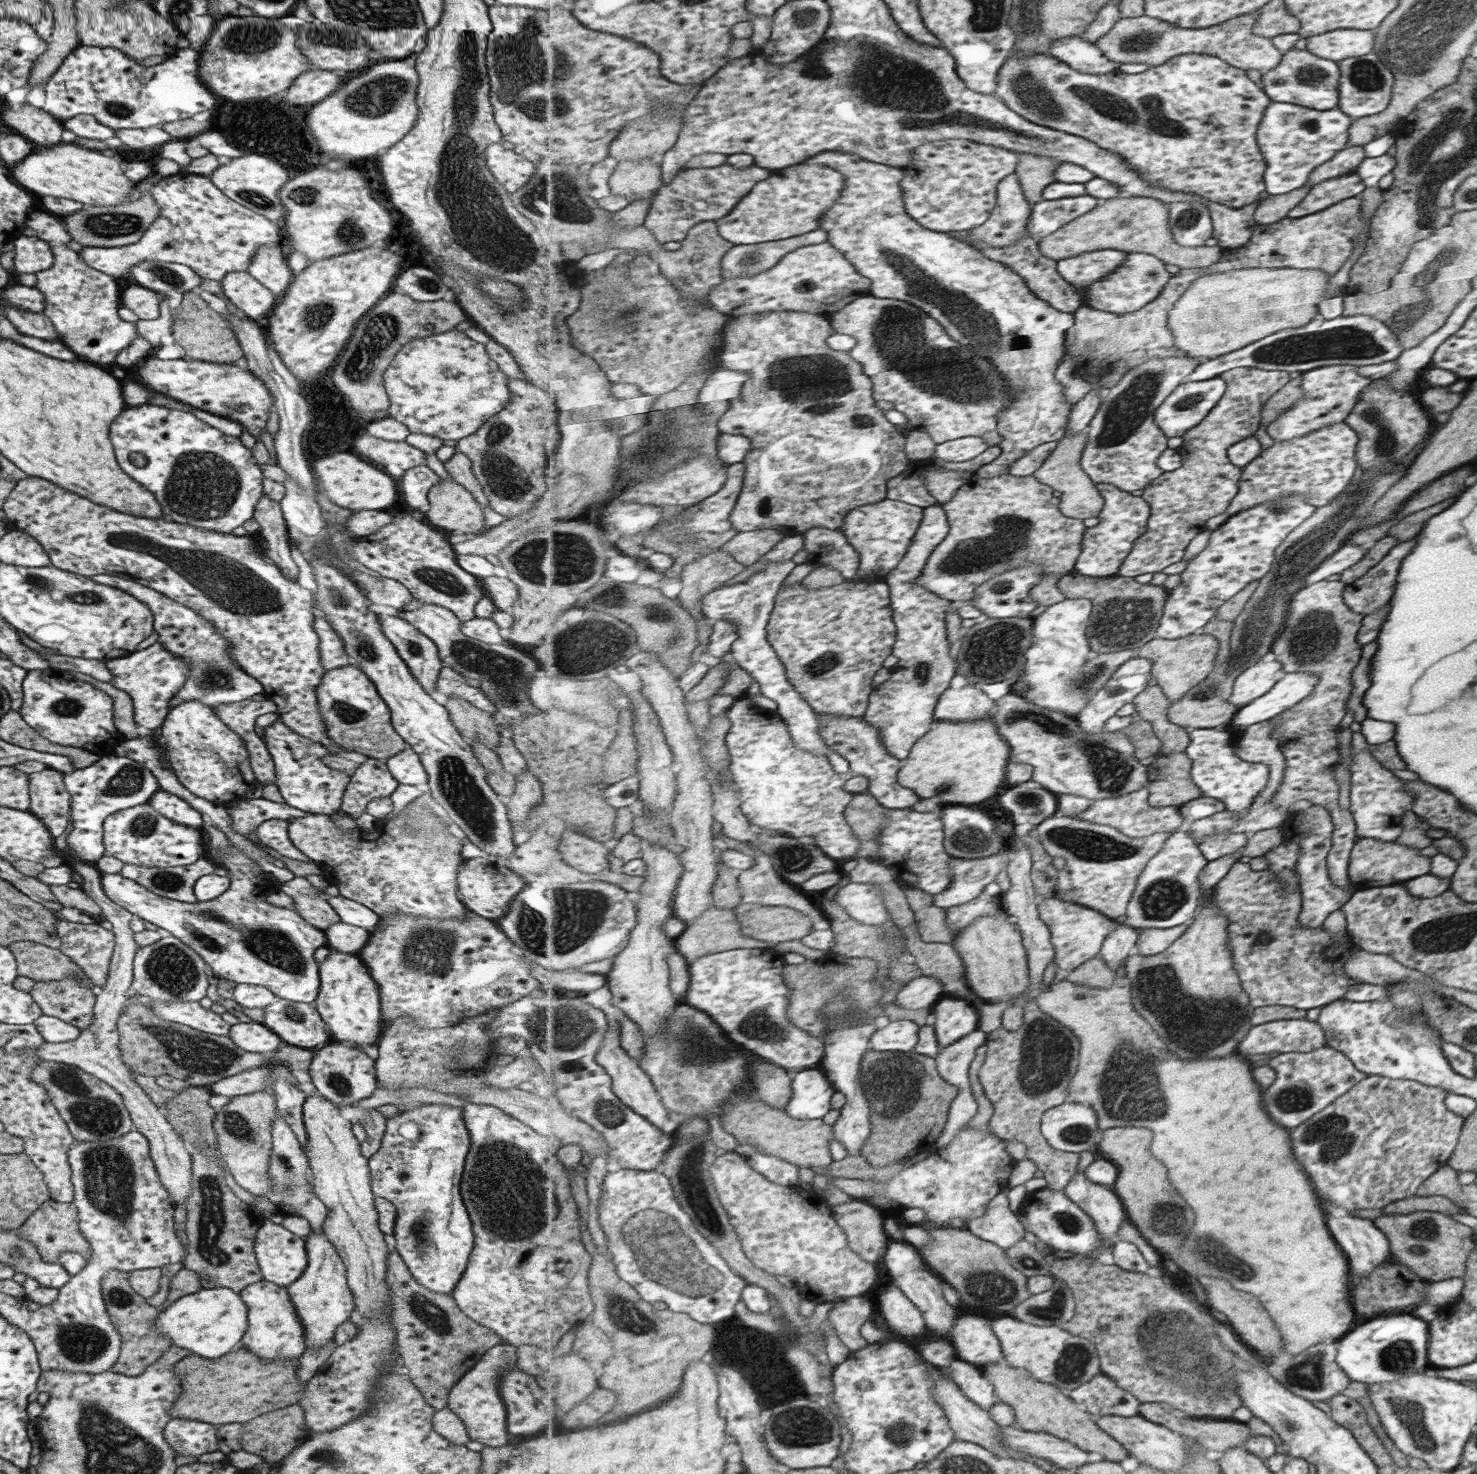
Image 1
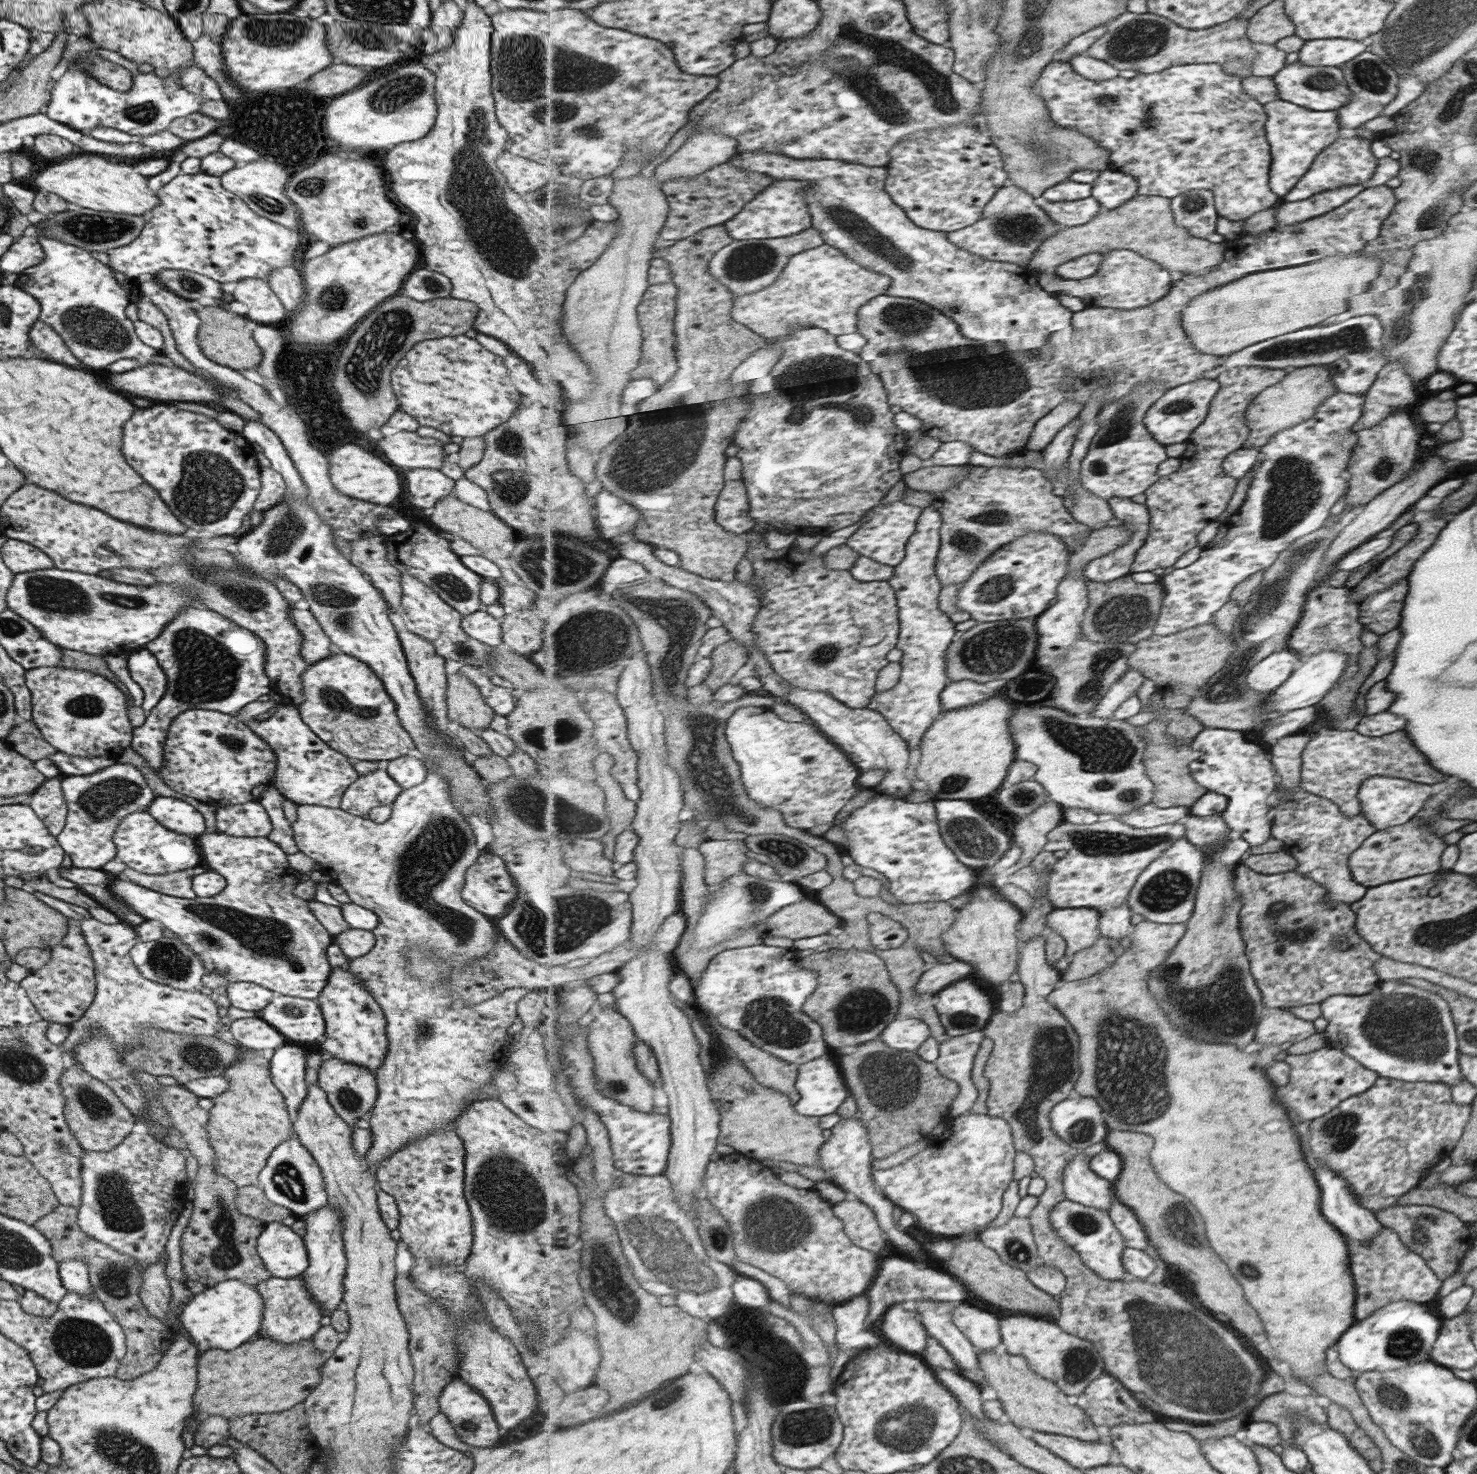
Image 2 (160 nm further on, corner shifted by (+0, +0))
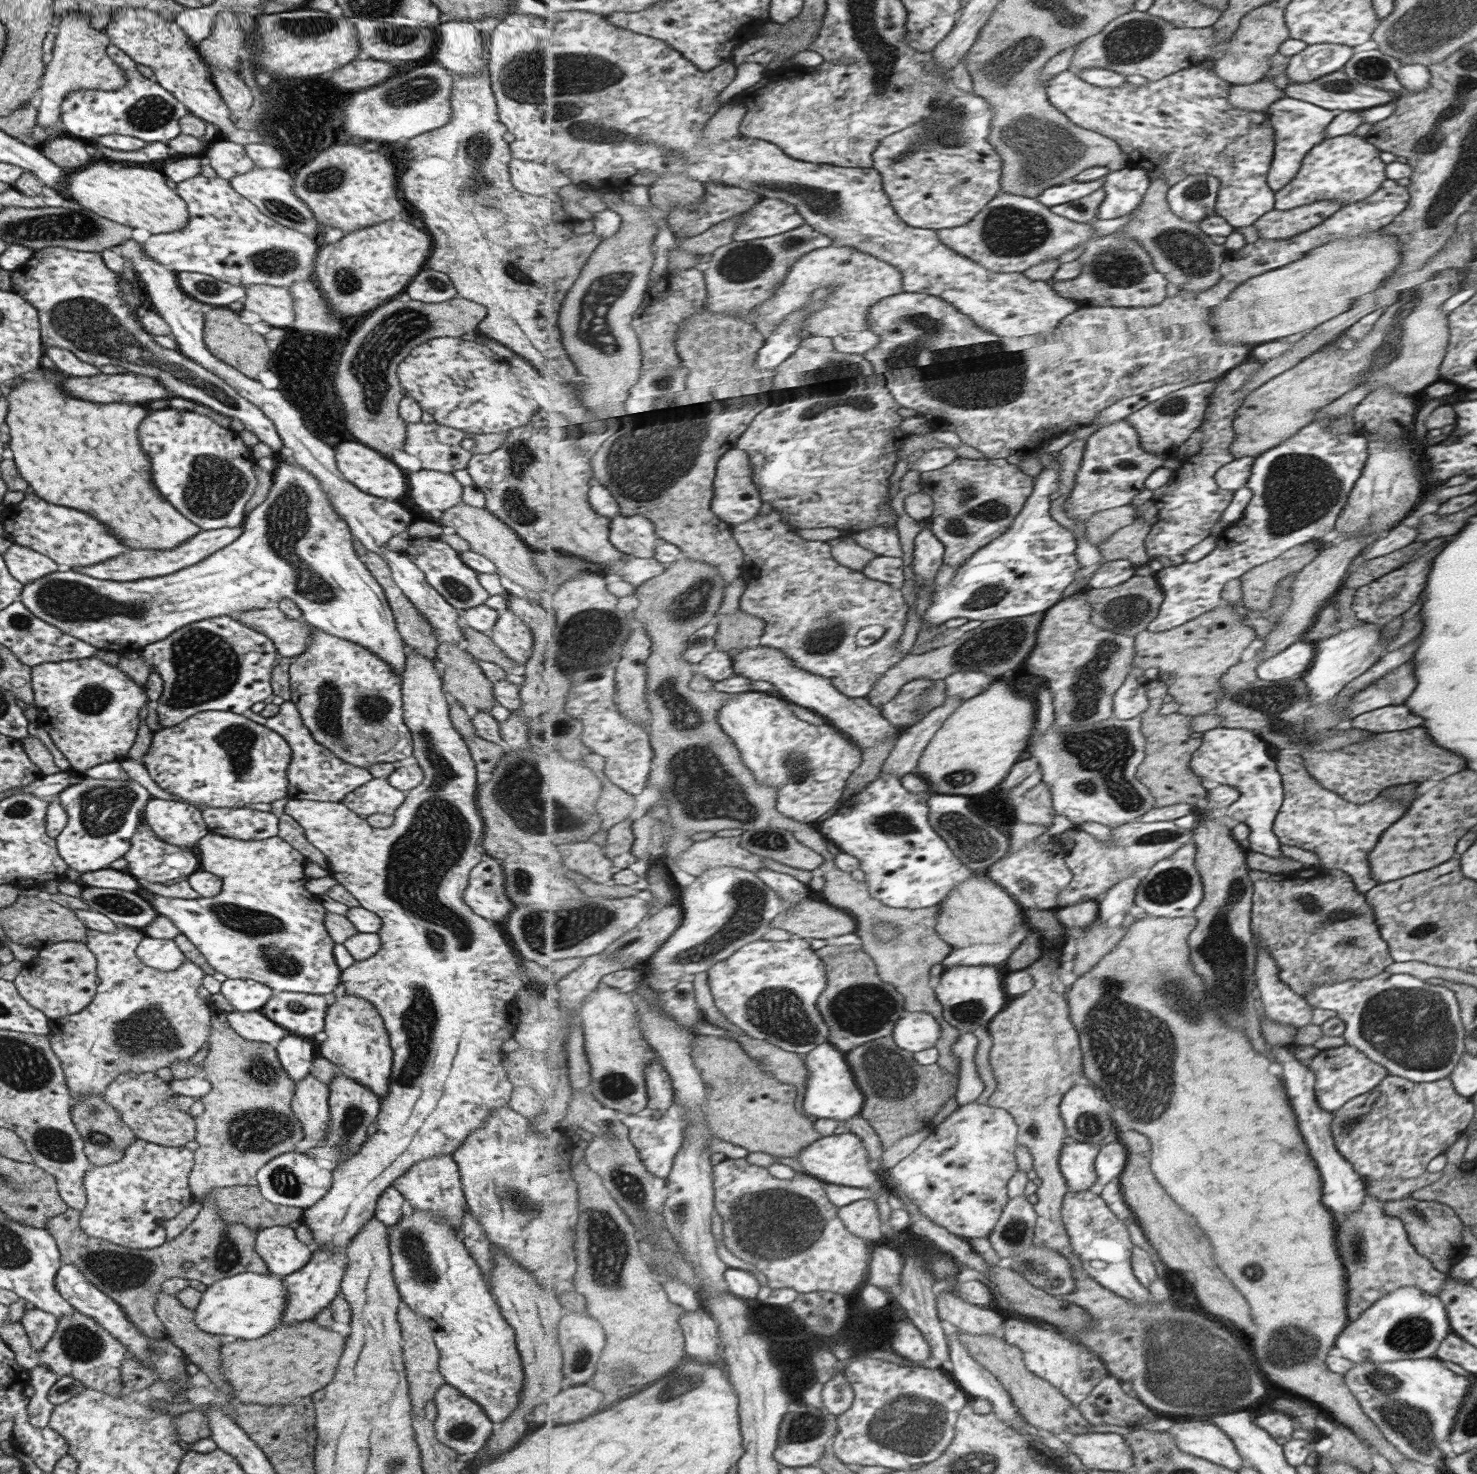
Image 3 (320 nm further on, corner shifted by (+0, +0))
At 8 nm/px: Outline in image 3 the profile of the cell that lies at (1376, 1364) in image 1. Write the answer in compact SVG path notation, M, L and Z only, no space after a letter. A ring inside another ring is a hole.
M1416 1286L1396 1288L1377 1299L1355 1320L1349 1321L1336 1336L1334 1352L1353 1364L1435 1357L1437 1348L1451 1333L1446 1311L1437 1295L1424 1293Z

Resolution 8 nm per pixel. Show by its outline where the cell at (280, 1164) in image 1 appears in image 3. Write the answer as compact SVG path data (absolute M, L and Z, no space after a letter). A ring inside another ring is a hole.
M295 1150L279 1154L256 1172L256 1185L265 1200L302 1209L315 1204L329 1190L331 1181L331 1171L317 1167L313 1159Z

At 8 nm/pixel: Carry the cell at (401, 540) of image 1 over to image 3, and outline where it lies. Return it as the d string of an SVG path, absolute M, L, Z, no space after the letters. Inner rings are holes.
M414 538L407 548L400 551L406 559L409 559L423 573L429 586L436 590L447 604L454 609L463 610L479 606L488 597L488 592L478 583L476 572L465 566L458 552L448 544L436 538Z

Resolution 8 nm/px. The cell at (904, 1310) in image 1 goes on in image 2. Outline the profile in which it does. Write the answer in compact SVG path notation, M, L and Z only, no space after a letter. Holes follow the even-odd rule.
M894 1304L884 1314L882 1326L883 1338L889 1338L906 1353L922 1356L928 1347L928 1329L911 1306Z

